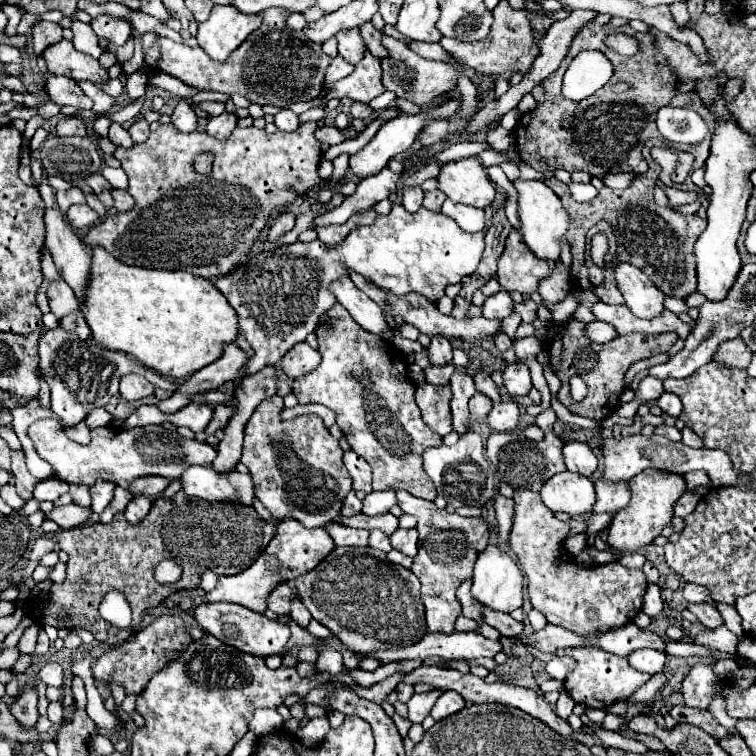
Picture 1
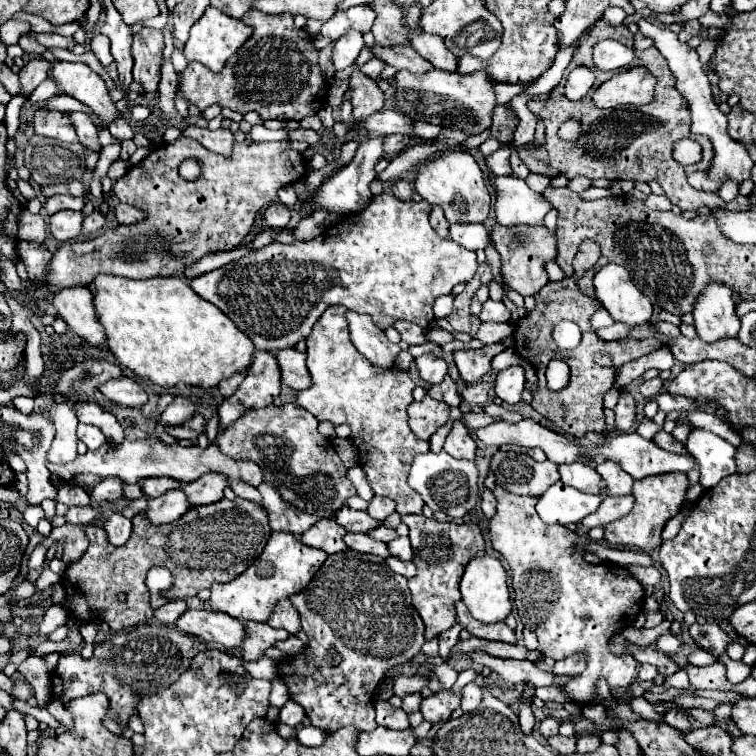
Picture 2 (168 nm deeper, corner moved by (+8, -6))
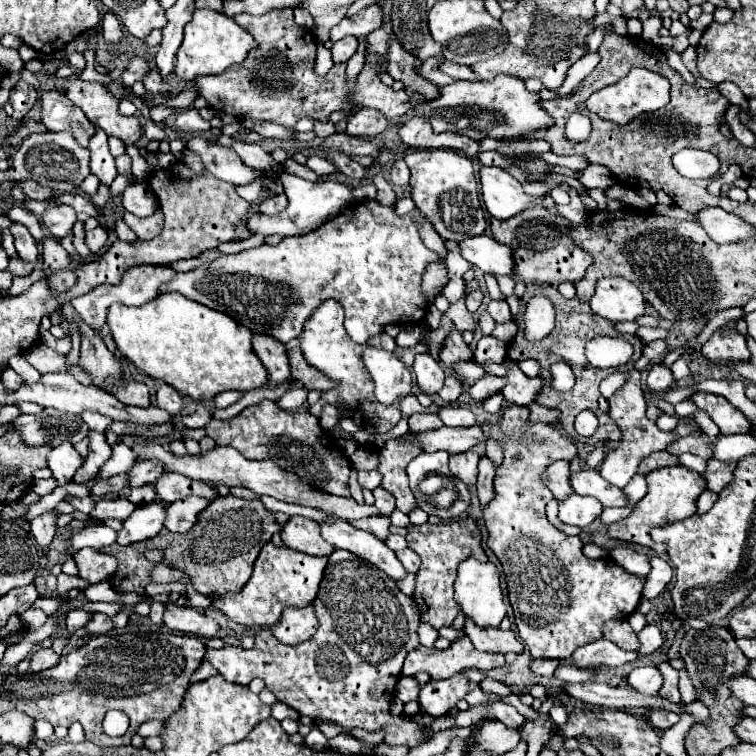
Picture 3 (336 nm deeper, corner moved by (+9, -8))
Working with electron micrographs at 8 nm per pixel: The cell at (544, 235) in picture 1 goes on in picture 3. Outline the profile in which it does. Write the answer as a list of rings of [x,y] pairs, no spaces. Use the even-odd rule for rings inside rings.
[[[481,167],[481,195],[487,211],[497,219],[509,219],[539,199],[523,193],[521,183],[501,167]]]

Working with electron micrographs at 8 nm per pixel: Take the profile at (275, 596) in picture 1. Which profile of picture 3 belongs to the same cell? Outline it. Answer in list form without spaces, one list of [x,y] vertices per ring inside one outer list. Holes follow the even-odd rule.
[[[313,605],[303,609],[285,609],[281,621],[273,625],[271,631],[281,643],[287,645],[297,645],[311,639],[317,631],[317,615],[313,611]]]

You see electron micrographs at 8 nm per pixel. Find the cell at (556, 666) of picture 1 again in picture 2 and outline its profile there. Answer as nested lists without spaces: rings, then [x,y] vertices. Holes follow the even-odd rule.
[[[566,657],[562,661],[556,661],[556,665],[552,667],[552,673],[556,675],[578,675],[586,669],[584,659],[580,657]]]

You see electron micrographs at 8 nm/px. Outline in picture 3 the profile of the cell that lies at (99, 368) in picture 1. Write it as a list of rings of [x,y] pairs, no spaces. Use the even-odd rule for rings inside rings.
[[[61,443],[59,447],[53,447],[47,455],[47,467],[53,473],[53,479],[59,487],[73,481],[75,471],[83,465],[83,457],[75,451],[71,443]]]

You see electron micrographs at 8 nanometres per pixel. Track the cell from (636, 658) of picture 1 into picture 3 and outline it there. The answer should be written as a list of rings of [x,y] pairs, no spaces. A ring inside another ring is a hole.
[[[639,667],[629,673],[627,681],[635,691],[641,691],[645,695],[659,695],[663,677],[657,667]]]

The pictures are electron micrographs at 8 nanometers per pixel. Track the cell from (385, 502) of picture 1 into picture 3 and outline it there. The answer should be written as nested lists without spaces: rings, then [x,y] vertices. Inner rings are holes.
[[[377,487],[377,489],[373,491],[373,495],[375,495],[375,507],[377,507],[383,515],[391,515],[393,509],[395,509],[395,499],[393,499],[393,495],[391,495],[389,491],[385,491],[383,487]]]

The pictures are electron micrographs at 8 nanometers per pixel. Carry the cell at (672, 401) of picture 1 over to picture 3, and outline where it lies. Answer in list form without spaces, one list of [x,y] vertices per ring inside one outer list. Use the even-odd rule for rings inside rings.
[[[697,391],[691,397],[699,409],[703,409],[721,429],[721,435],[735,435],[735,433],[749,433],[751,423],[747,421],[747,417],[735,409],[725,397],[715,395],[715,393],[705,393],[705,391]]]

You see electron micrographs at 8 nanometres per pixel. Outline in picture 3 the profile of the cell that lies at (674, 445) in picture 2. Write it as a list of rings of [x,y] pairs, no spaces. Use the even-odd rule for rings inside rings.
[[[681,437],[681,439],[677,439],[677,443],[671,443],[667,447],[667,451],[673,455],[693,453],[693,455],[701,455],[701,457],[709,459],[709,447],[705,447],[705,443],[701,443],[701,439],[697,439],[697,437]]]

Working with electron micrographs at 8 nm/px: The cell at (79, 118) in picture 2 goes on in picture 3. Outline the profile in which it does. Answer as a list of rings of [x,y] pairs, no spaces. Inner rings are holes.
[[[97,129],[97,133],[91,137],[89,151],[91,151],[91,173],[97,175],[103,185],[111,185],[113,179],[117,177],[117,169],[115,169],[115,159],[107,147],[105,131]]]

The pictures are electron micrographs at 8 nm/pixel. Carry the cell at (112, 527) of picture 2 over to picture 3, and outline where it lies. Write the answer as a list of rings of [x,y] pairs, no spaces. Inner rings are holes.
[[[89,525],[89,527],[83,527],[79,533],[73,533],[67,539],[69,541],[67,553],[73,555],[73,553],[77,553],[83,547],[103,549],[107,545],[113,545],[115,537],[117,537],[117,531],[111,529],[111,527],[107,527],[107,525]]]

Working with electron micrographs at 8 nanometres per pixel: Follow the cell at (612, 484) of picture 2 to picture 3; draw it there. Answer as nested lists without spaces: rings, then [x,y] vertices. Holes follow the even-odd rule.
[[[633,369],[629,371],[629,379],[627,383],[613,393],[613,397],[609,399],[609,411],[607,415],[613,419],[613,423],[621,429],[621,441],[619,441],[619,447],[615,451],[611,451],[605,461],[601,463],[599,467],[599,473],[609,481],[613,483],[615,487],[623,489],[629,479],[637,473],[637,463],[641,459],[645,459],[645,455],[651,455],[655,451],[661,451],[661,449],[667,449],[669,443],[677,441],[679,437],[673,433],[673,431],[661,431],[655,421],[649,421],[645,417],[645,409],[647,409],[647,403],[645,403],[645,395],[641,391],[641,377],[639,377],[639,371]]]

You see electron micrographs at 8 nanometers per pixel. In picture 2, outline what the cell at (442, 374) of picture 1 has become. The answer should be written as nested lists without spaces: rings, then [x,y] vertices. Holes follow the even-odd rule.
[[[446,375],[442,383],[430,385],[428,395],[432,399],[438,399],[438,401],[448,403],[450,407],[458,407],[460,405],[460,397],[458,397],[458,391],[456,391],[456,383],[450,379],[450,375]]]

